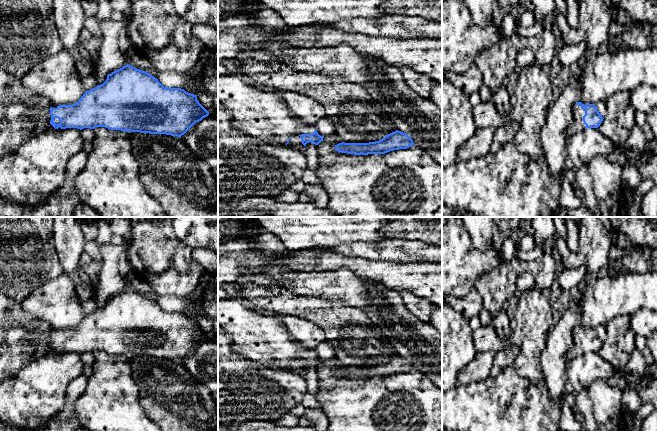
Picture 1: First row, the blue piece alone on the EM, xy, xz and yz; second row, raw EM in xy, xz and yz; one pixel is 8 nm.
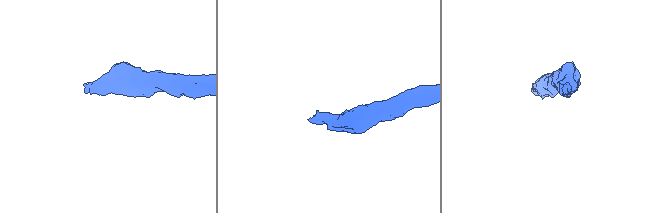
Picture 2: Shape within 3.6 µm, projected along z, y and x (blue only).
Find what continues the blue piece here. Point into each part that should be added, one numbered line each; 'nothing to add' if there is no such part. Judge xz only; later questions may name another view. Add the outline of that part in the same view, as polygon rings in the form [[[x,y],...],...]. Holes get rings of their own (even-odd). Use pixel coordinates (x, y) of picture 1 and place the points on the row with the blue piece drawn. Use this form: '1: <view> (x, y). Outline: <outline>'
1: xz (264, 115). Outline: [[[238,72],[218,76],[218,102],[231,114],[234,127],[267,143],[285,146],[290,137],[315,131],[314,127],[303,125],[291,114],[280,93],[265,92],[258,86],[248,85],[242,81]]]

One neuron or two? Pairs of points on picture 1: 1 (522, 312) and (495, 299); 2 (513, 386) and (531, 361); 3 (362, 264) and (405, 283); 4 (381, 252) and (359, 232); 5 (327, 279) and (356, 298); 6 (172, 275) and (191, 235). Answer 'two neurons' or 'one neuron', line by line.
1: two neurons
2: two neurons
3: one neuron
4: two neurons
5: one neuron
6: two neurons

